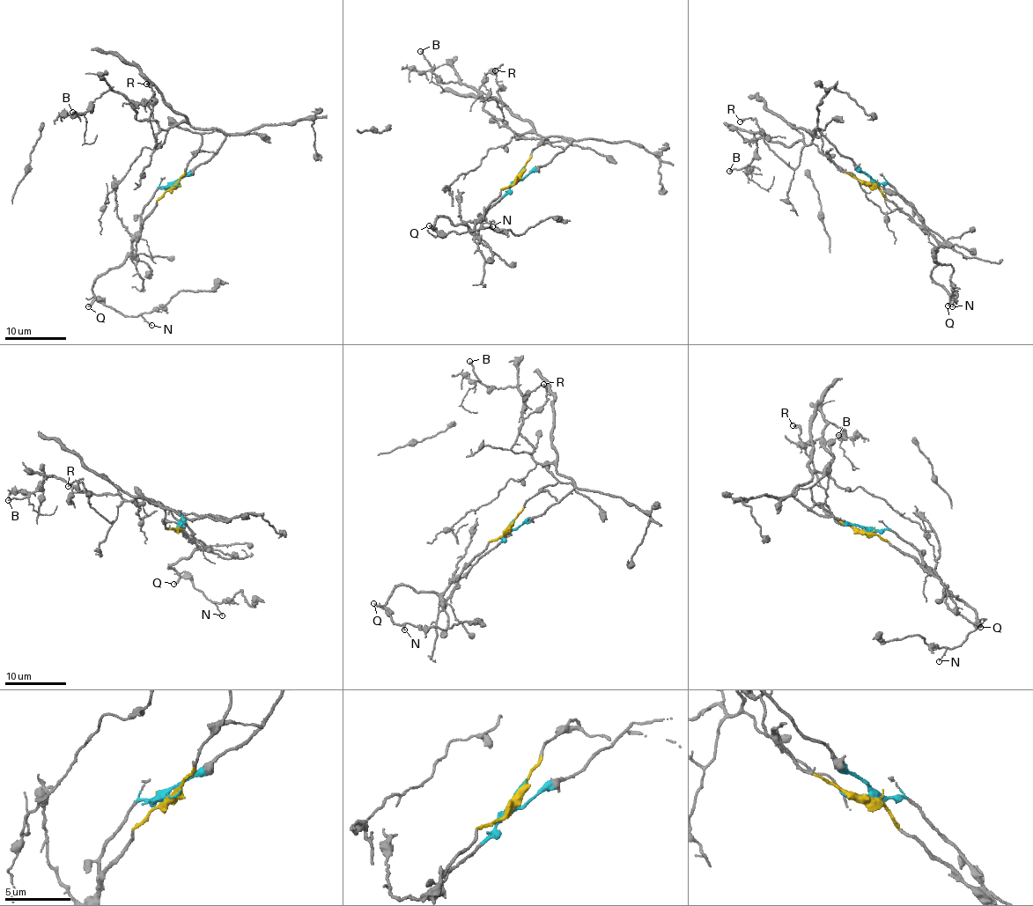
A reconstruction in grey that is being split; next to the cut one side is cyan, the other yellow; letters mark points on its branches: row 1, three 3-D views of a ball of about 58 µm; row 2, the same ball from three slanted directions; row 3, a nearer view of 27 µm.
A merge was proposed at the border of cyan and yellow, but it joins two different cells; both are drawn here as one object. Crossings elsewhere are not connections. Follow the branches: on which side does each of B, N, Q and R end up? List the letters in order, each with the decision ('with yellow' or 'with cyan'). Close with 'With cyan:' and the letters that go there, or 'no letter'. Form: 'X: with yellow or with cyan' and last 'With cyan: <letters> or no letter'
B: with cyan
N: with yellow
Q: with yellow
R: with cyan
With cyan: B, R

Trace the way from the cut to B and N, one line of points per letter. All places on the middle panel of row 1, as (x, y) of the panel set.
B: (518, 174), (522, 180), (571, 141), (517, 135), (483, 108), (483, 95), (470, 86), (439, 80), (421, 50)
N: (520, 175), (501, 190), (472, 229), (439, 217), (433, 226), (446, 235), (492, 225)

